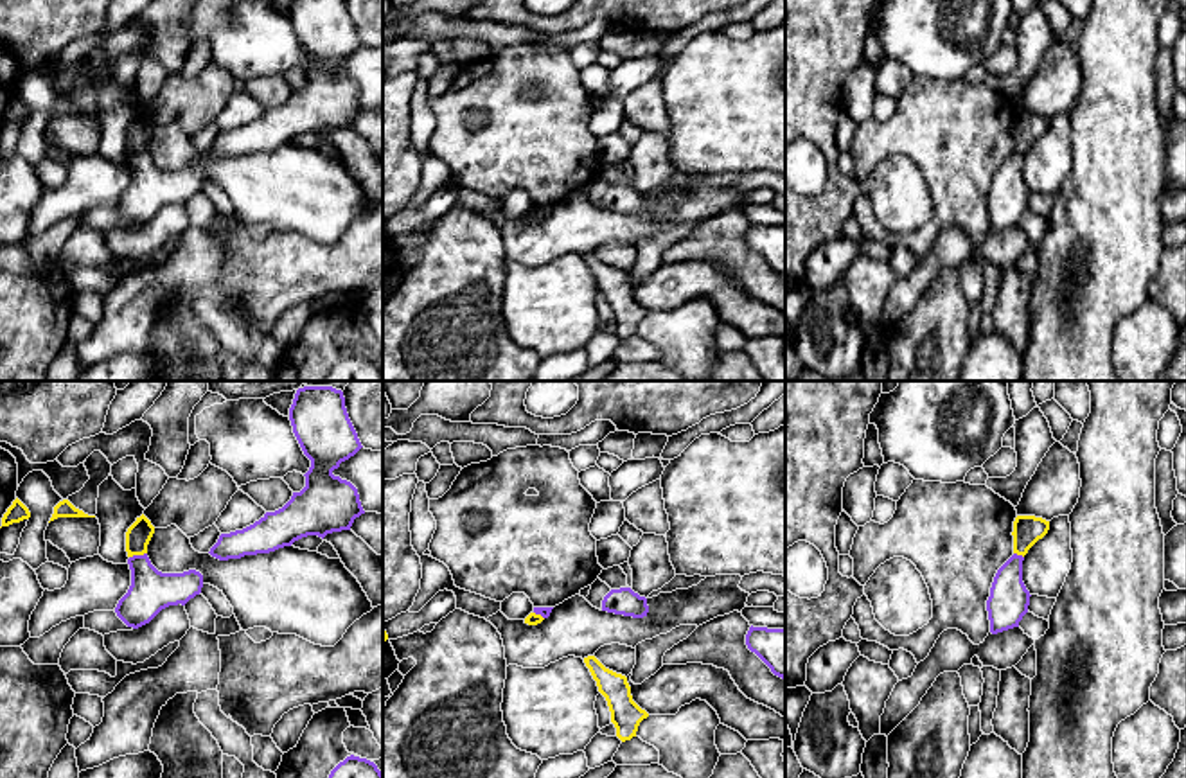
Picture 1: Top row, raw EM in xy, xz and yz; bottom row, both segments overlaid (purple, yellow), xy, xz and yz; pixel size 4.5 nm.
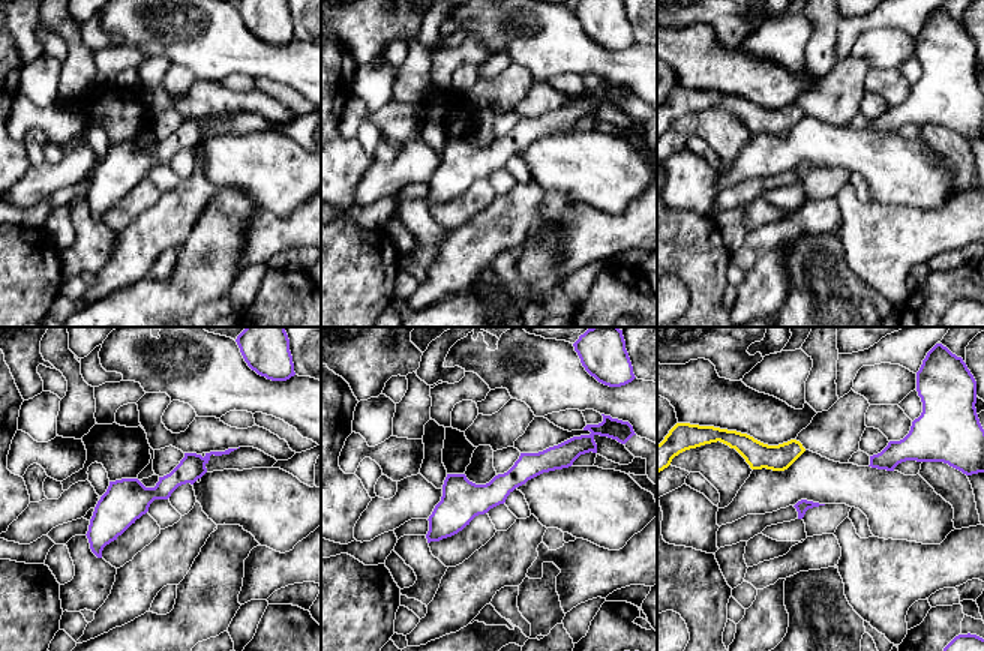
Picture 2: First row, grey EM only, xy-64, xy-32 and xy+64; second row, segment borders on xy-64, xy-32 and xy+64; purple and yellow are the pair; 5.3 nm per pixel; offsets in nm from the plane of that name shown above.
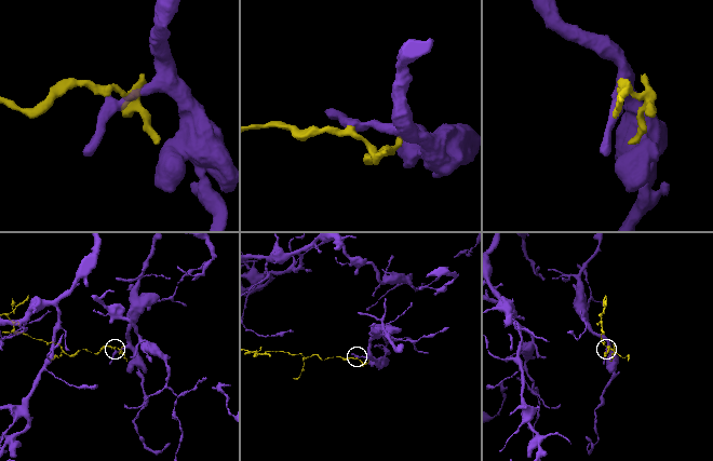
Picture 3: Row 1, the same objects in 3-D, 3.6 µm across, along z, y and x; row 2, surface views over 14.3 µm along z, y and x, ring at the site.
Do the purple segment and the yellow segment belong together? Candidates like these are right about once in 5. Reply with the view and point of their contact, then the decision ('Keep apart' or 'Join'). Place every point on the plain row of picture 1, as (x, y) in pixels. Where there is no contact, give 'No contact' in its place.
Touches purple at xy (137, 153). Keep apart

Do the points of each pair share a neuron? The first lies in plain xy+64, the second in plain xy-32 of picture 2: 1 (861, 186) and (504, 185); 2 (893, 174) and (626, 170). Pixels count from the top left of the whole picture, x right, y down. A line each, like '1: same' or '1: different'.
1: different
2: same

